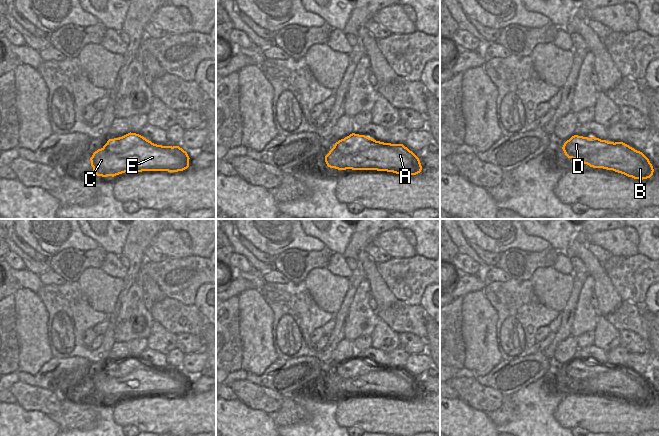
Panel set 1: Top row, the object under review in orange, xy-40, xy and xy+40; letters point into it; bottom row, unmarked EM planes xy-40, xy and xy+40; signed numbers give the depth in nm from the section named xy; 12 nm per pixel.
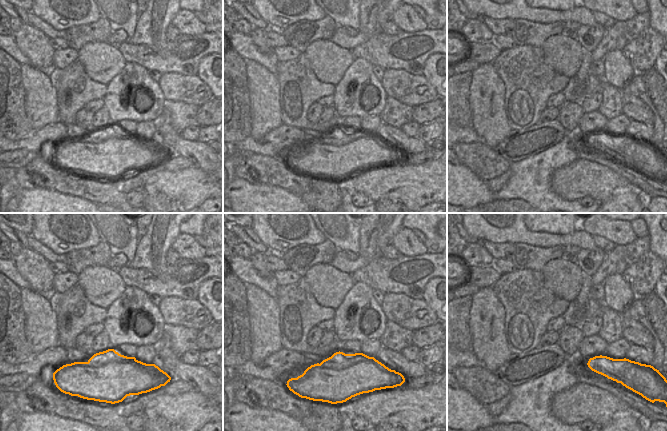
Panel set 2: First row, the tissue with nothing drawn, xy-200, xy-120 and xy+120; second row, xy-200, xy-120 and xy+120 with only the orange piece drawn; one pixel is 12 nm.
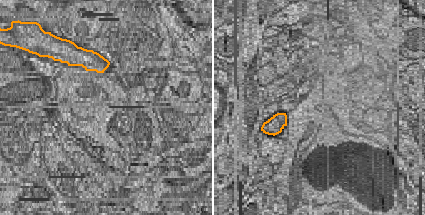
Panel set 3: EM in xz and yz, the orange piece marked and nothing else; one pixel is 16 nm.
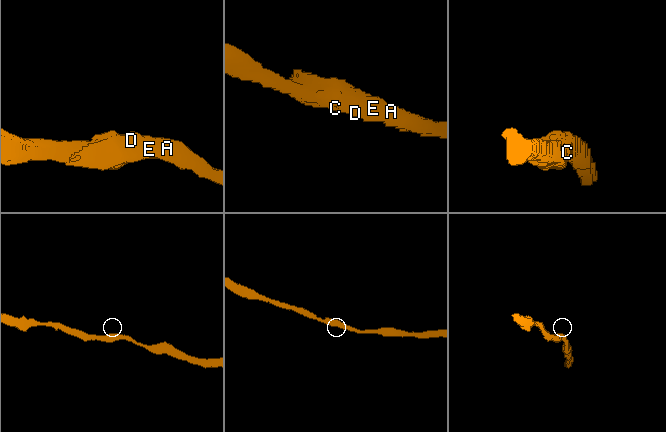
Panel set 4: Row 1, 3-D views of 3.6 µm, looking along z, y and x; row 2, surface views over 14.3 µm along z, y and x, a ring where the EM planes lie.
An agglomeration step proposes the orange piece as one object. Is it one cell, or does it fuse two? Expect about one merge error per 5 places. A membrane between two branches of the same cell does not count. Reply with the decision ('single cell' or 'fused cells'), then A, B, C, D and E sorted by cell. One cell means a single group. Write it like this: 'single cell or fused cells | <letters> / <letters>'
single cell | A B C D E

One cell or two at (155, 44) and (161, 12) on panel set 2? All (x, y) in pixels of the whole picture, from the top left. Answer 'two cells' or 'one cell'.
one cell

